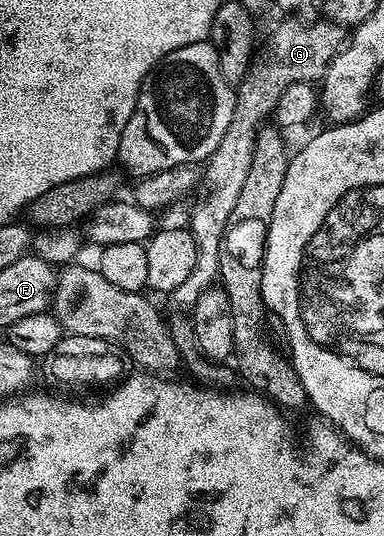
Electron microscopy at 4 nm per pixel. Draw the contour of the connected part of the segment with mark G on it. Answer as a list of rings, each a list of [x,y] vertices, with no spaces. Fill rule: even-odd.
[[[330,21],[322,22],[311,23],[308,27],[303,23],[281,24],[271,39],[271,52],[268,53],[267,60],[252,66],[243,82],[238,84],[233,121],[229,121],[229,129],[225,129],[221,145],[217,145],[201,171],[201,183],[204,188],[207,186],[207,192],[196,201],[195,208],[191,211],[189,230],[199,252],[196,267],[186,282],[188,288],[192,287],[192,292],[205,291],[212,286],[223,246],[225,225],[229,221],[229,213],[233,213],[233,208],[237,206],[241,189],[245,189],[245,177],[249,174],[249,165],[253,165],[255,137],[261,130],[264,122],[262,119],[274,112],[281,93],[285,93],[289,85],[322,80],[332,57],[344,46],[344,28]]]

